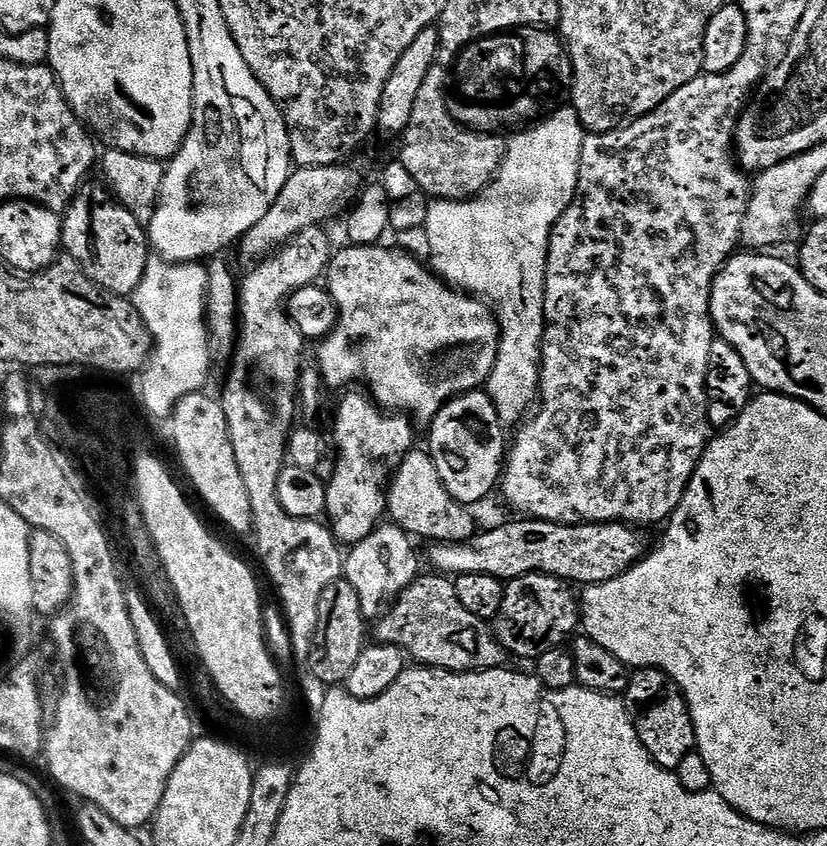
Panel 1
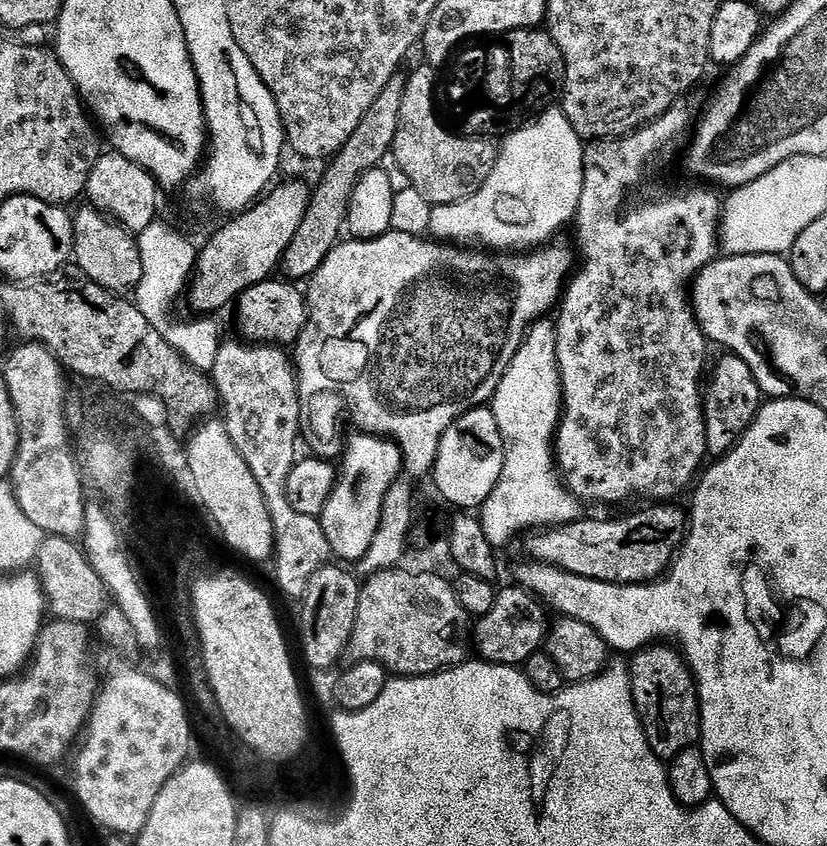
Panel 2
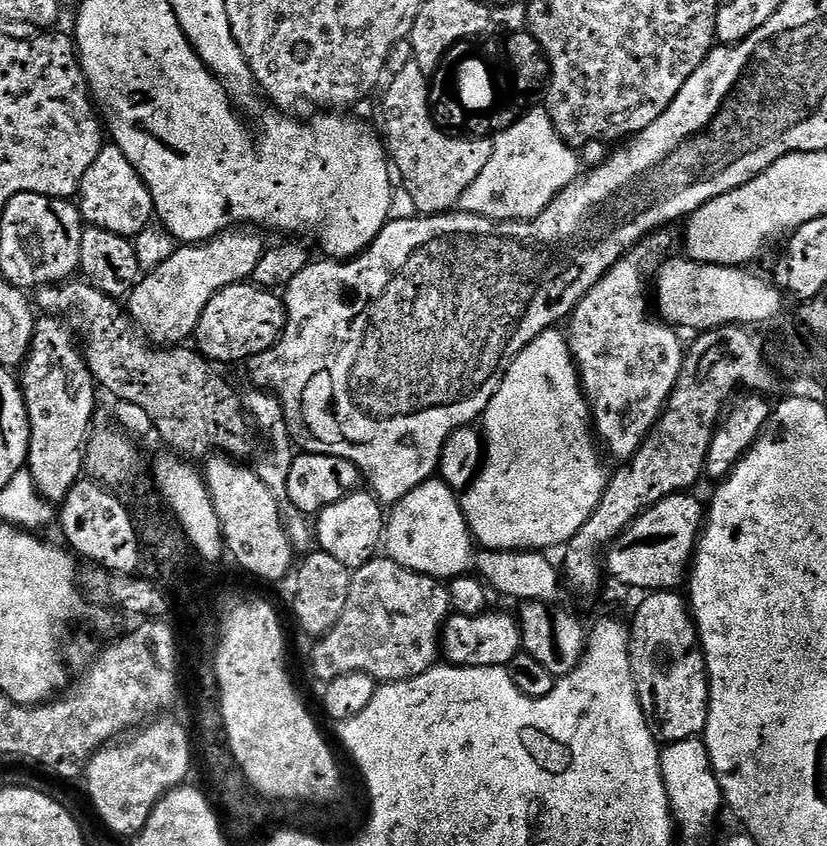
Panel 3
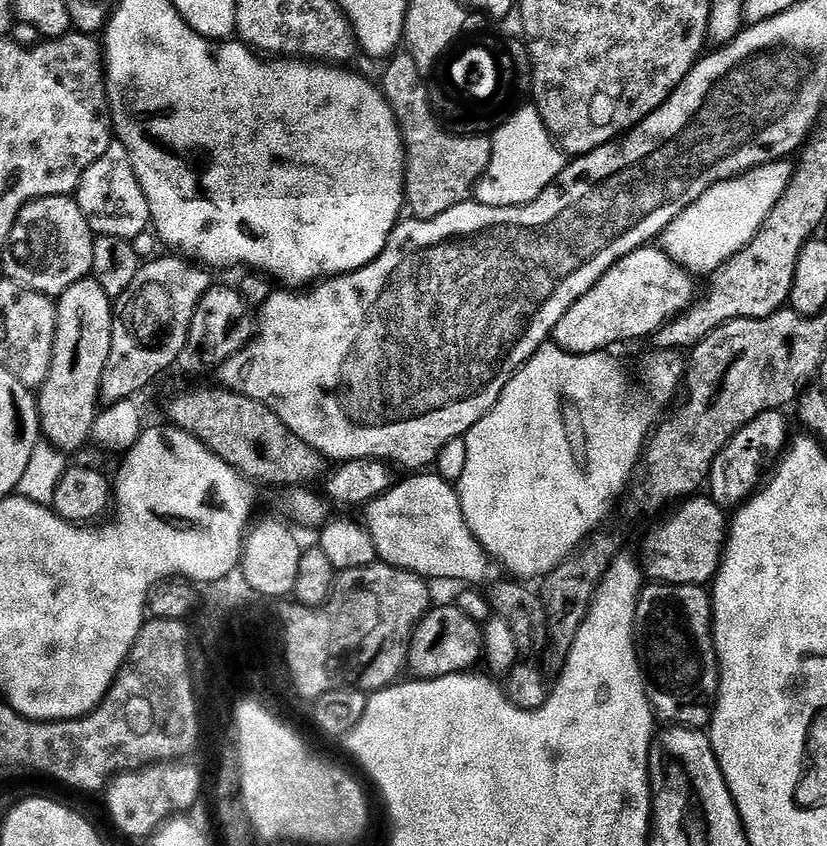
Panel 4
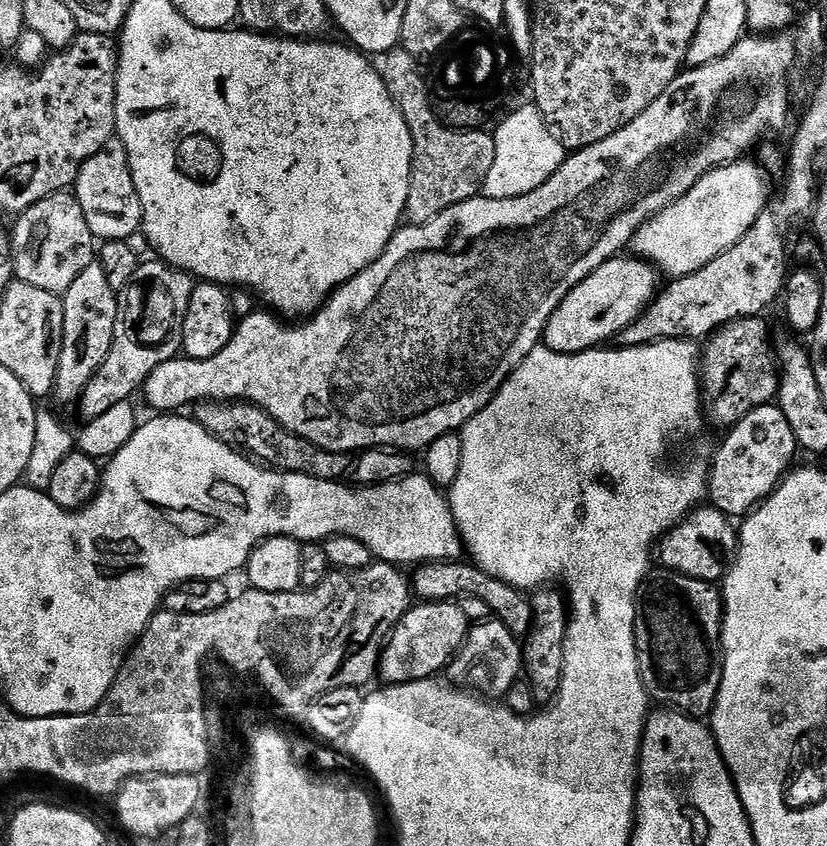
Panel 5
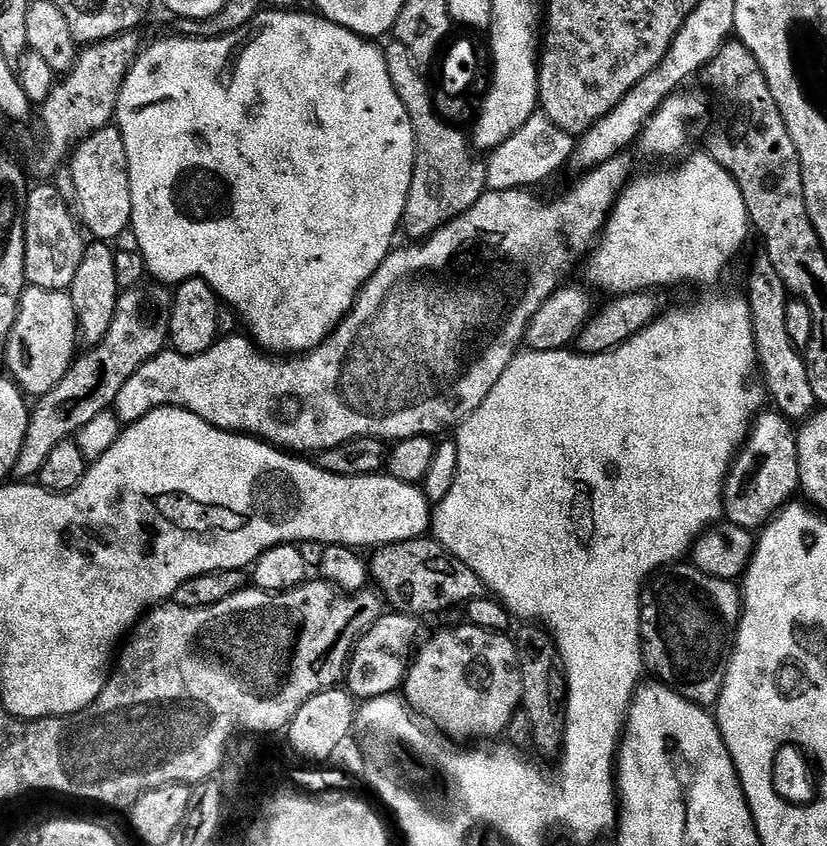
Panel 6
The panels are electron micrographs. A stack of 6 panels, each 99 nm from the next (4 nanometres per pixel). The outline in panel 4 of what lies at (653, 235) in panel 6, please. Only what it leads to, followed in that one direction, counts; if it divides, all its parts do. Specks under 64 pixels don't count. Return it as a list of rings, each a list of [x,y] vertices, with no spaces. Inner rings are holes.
[[[791,159],[772,160],[706,190],[702,198],[695,200],[690,207],[682,210],[682,214],[678,214],[678,218],[674,218],[674,222],[670,222],[662,234],[663,251],[675,264],[681,264],[693,274],[715,272],[731,256],[738,254],[738,250],[745,248],[754,234],[758,234],[770,210],[778,198],[782,198],[786,186],[792,180],[793,171]]]

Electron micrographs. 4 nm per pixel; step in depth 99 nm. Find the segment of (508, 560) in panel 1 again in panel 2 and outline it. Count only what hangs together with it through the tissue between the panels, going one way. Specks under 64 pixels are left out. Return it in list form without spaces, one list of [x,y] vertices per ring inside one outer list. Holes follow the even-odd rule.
[[[660,502],[655,506],[644,506],[641,512],[633,516],[624,516],[621,520],[573,520],[571,524],[545,526],[532,530],[523,537],[525,557],[543,564],[556,566],[570,574],[578,574],[582,578],[594,578],[607,584],[646,584],[659,580],[672,566],[680,545],[686,535],[686,512],[680,508],[672,508],[671,503]]]

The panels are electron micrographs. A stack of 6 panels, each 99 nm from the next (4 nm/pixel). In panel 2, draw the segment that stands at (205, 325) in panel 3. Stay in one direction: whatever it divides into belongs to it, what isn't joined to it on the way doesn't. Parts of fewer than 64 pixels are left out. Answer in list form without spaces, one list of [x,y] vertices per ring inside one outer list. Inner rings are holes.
[[[269,278],[246,289],[235,301],[236,328],[249,344],[275,344],[292,346],[302,334],[308,321],[308,301],[295,283],[287,279]]]

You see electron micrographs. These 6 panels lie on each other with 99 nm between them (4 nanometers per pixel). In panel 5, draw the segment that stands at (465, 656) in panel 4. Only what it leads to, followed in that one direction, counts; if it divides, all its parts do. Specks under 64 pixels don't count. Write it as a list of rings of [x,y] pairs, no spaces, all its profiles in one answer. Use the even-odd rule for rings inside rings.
[[[420,602],[408,609],[407,614],[397,622],[396,629],[389,636],[384,651],[380,654],[378,676],[385,685],[409,684],[419,680],[430,680],[440,675],[460,653],[460,647],[468,641],[469,620],[456,602]]]

